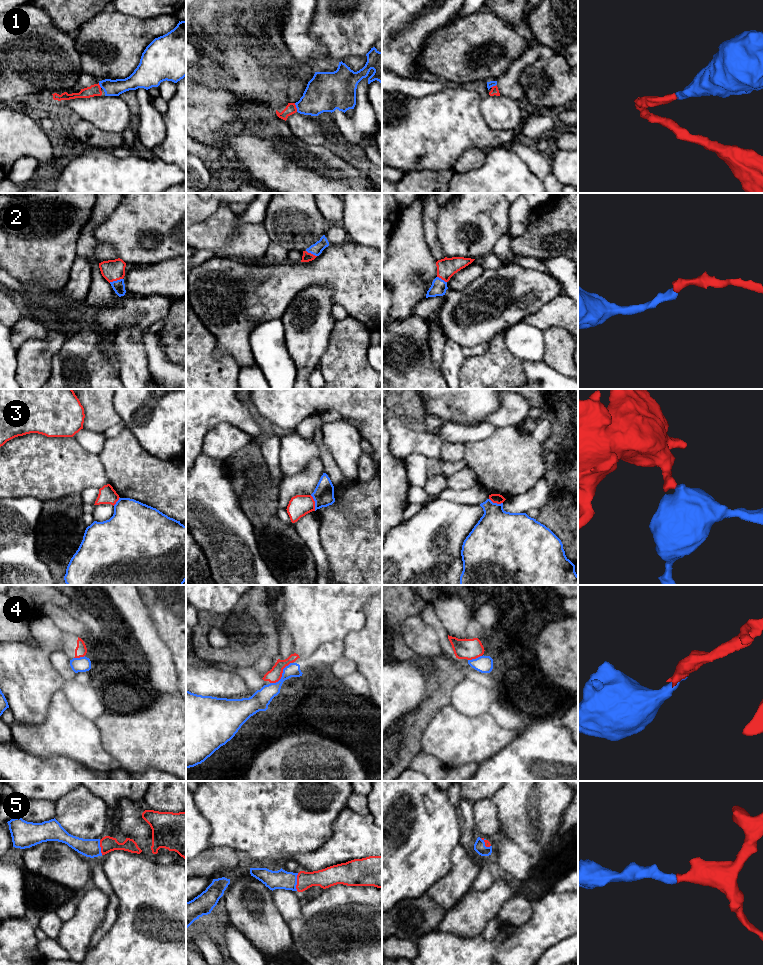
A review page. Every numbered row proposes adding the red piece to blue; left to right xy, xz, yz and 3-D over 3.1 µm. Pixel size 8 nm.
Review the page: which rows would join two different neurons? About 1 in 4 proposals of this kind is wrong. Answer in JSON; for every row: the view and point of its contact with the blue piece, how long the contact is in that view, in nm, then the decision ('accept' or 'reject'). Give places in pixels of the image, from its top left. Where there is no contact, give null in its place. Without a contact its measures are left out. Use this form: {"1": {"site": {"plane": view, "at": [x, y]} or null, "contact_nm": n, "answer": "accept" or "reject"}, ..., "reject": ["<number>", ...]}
{"1": {"site": {"plane": "xz", "at": [296, 107]}, "contact_nm": 80, "answer": "accept"}, "2": {"site": {"plane": "xy", "at": [115, 281]}, "contact_nm": 120, "answer": "accept"}, "3": {"site": {"plane": "xz", "at": [315, 503]}, "contact_nm": 130, "answer": "reject"}, "4": {"site": {"plane": "xz", "at": [282, 674]}, "contact_nm": 260, "answer": "reject"}, "5": {"site": {"plane": "xz", "at": [296, 882]}, "contact_nm": 140, "answer": "accept"}, "reject": ["3", "4"]}

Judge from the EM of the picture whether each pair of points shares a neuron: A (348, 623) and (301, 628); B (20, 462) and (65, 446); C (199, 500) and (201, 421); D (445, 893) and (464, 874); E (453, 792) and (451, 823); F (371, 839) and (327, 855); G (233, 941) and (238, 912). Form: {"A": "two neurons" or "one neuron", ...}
{"A": "one neuron", "B": "one neuron", "C": "two neurons", "D": "one neuron", "E": "two neurons", "F": "one neuron", "G": "two neurons"}

